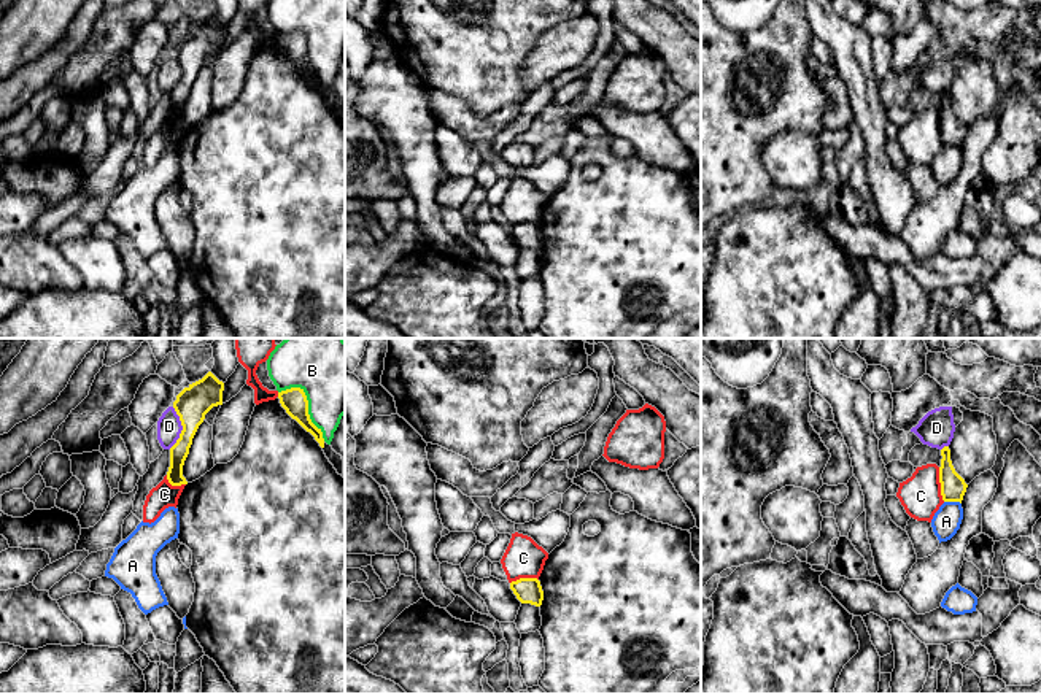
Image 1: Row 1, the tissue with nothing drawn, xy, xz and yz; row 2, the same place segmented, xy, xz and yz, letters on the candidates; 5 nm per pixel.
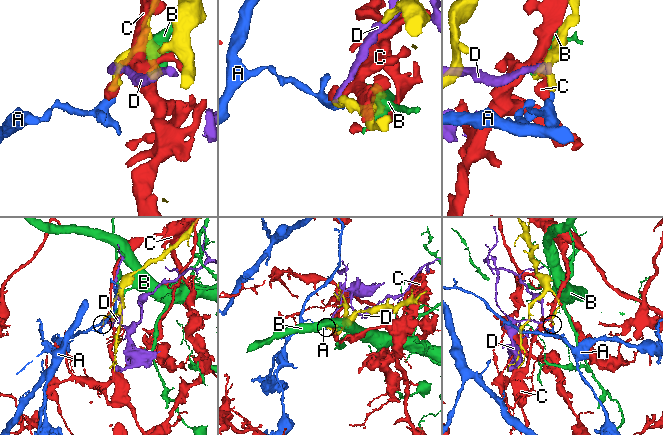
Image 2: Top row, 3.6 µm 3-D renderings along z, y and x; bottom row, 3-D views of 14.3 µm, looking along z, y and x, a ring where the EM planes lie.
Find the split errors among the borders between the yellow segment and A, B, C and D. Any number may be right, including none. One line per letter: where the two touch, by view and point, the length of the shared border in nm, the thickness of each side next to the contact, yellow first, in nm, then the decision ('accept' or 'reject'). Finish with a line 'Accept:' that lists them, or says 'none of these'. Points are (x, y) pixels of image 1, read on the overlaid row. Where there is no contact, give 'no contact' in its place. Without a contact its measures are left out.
A: yz (952, 501) | 90 nm | 130/140 nm | reject
B: xy (307, 404) | 340 nm | 130/380 nm | reject
C: yz (941, 485) | 180 nm | 130/200 nm | reject
D: xy (183, 427) | 220 nm | 170/130 nm | reject
Accept: none of these

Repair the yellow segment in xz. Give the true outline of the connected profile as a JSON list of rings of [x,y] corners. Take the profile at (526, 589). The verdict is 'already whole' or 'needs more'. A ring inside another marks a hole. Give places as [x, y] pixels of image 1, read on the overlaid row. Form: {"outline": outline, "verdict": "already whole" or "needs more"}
{"outline": [[[520,578],[512,581],[510,589],[521,603],[542,605],[544,591],[537,578]]], "verdict": "already whole"}

